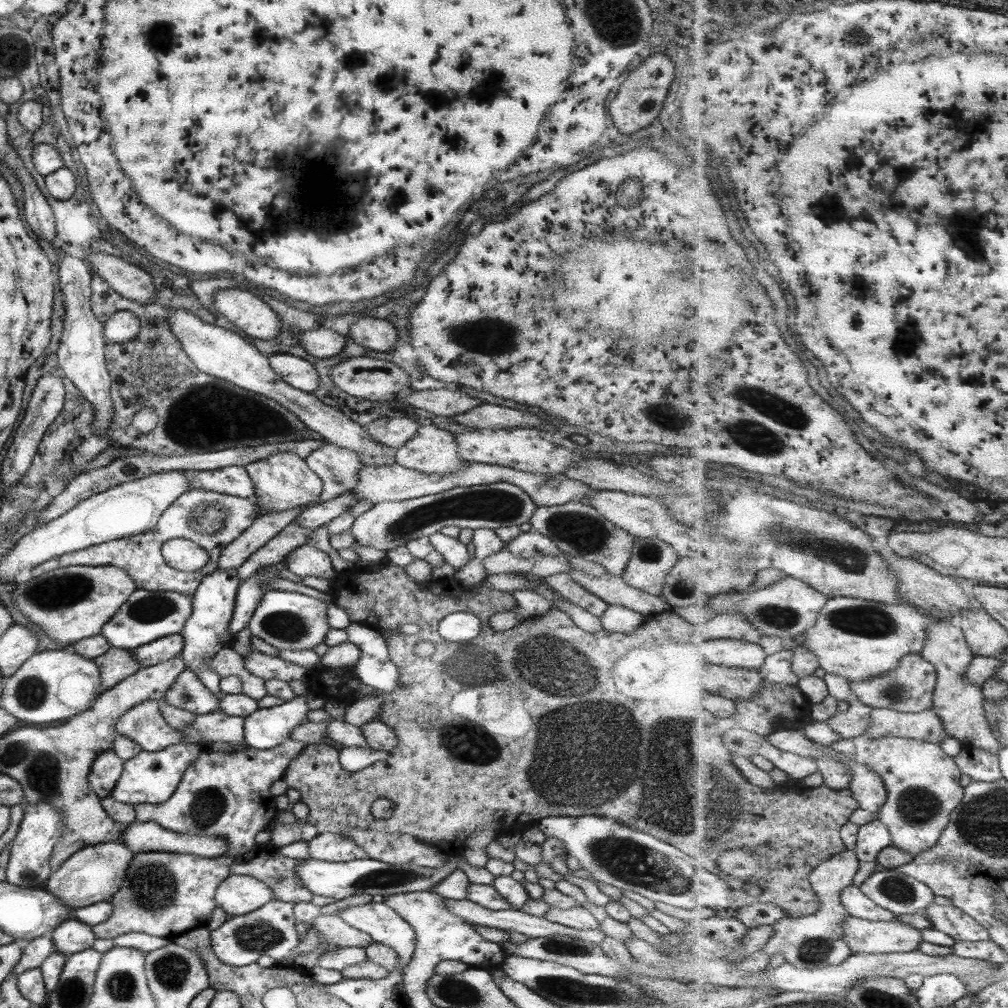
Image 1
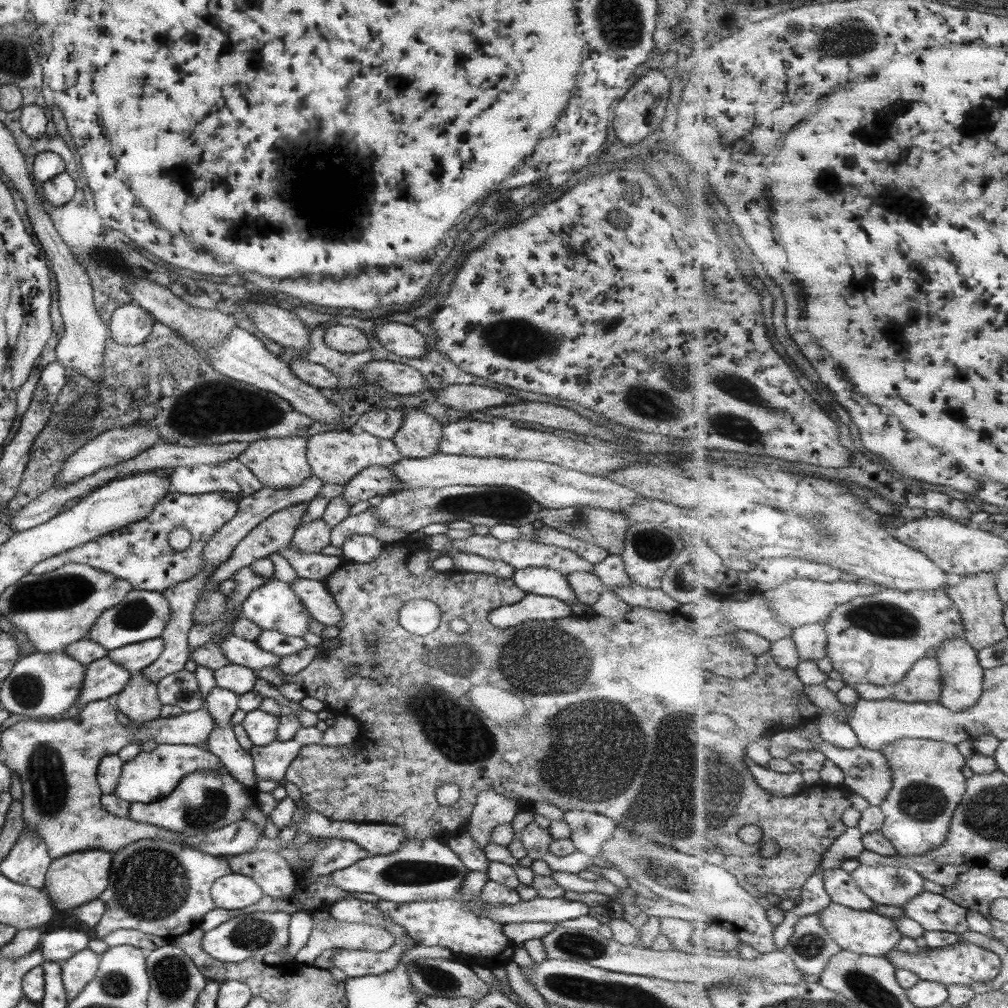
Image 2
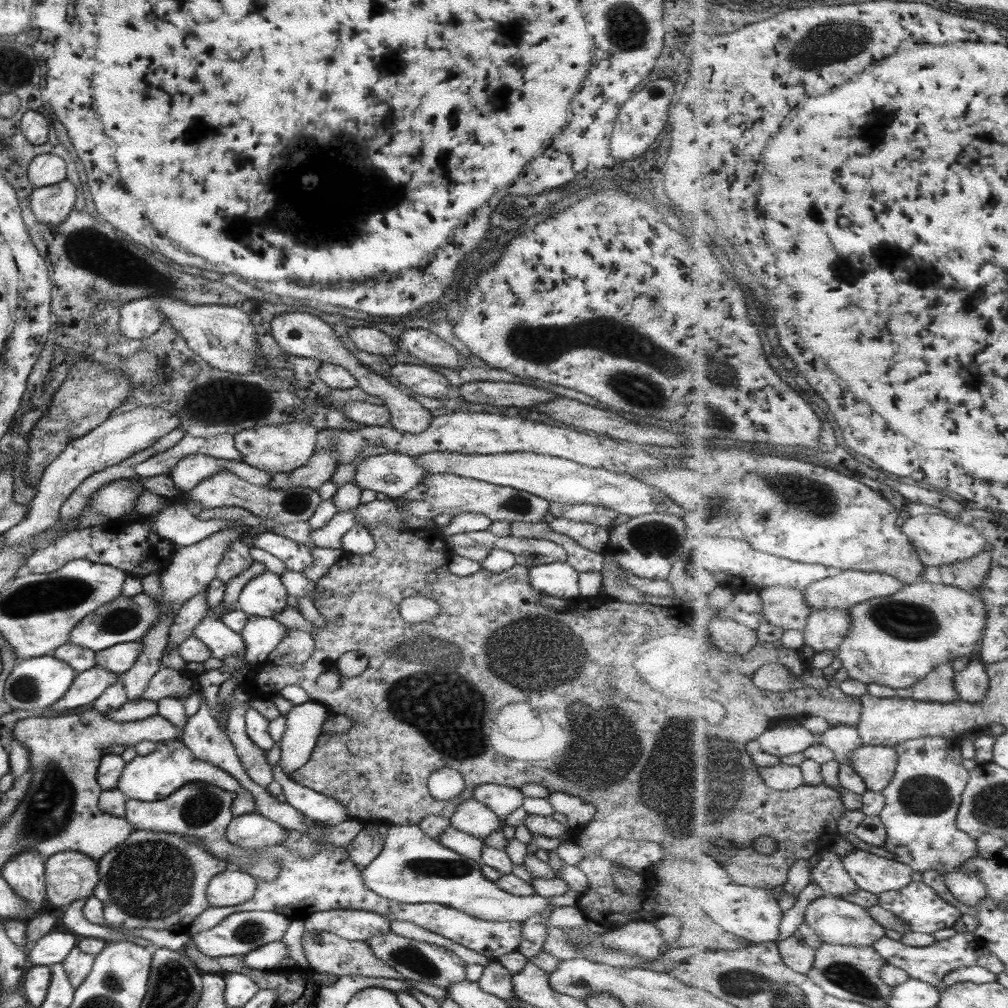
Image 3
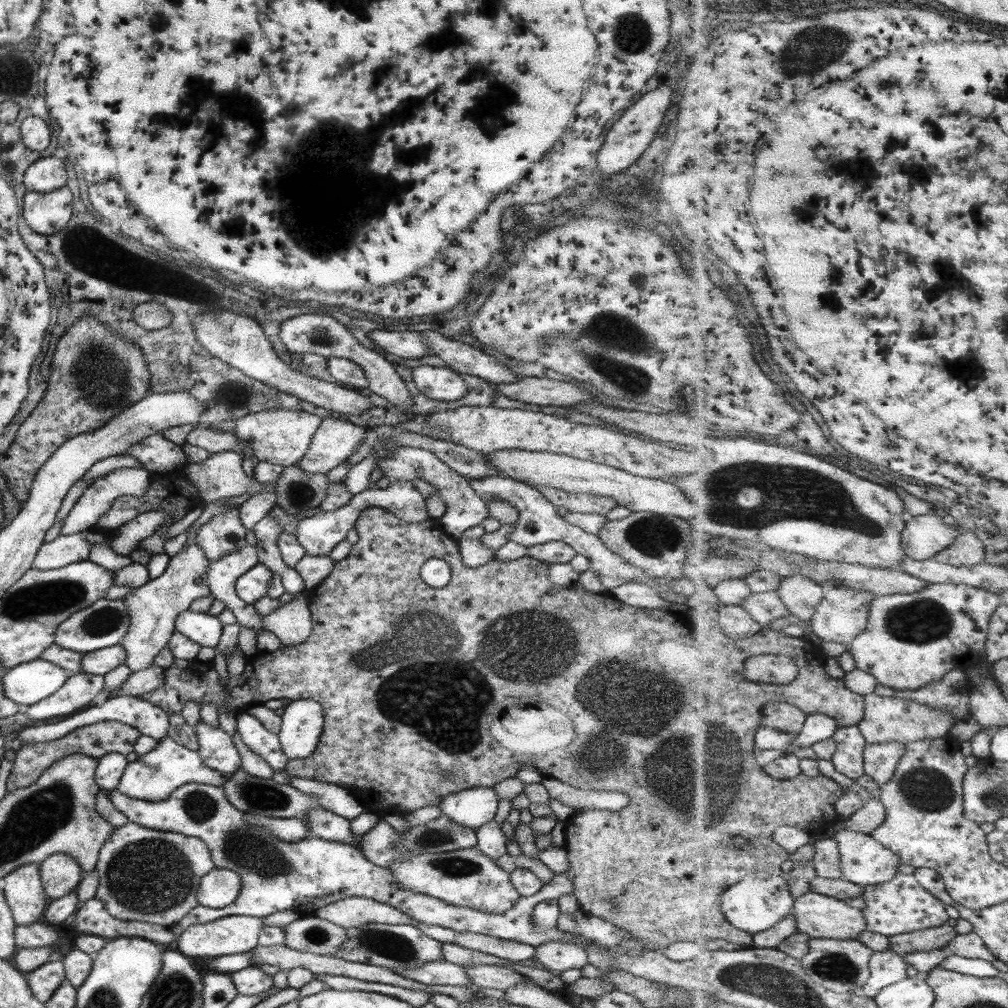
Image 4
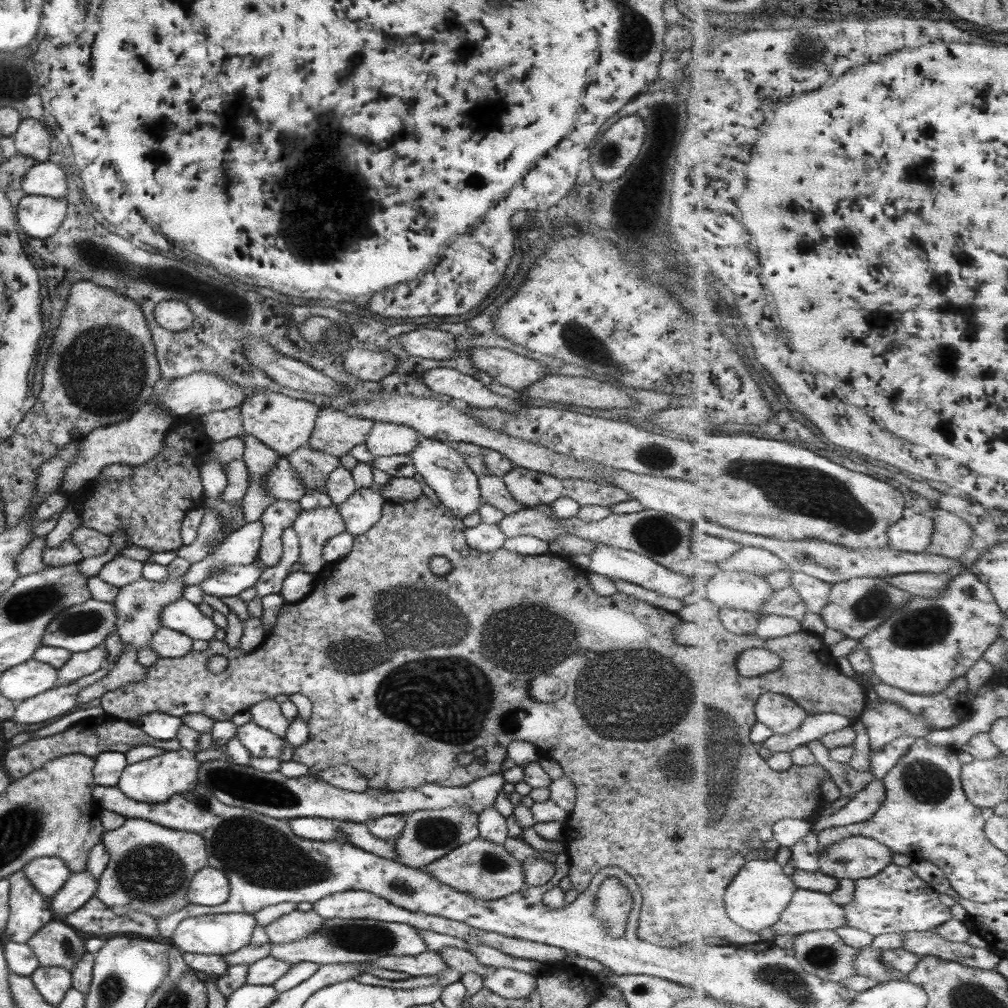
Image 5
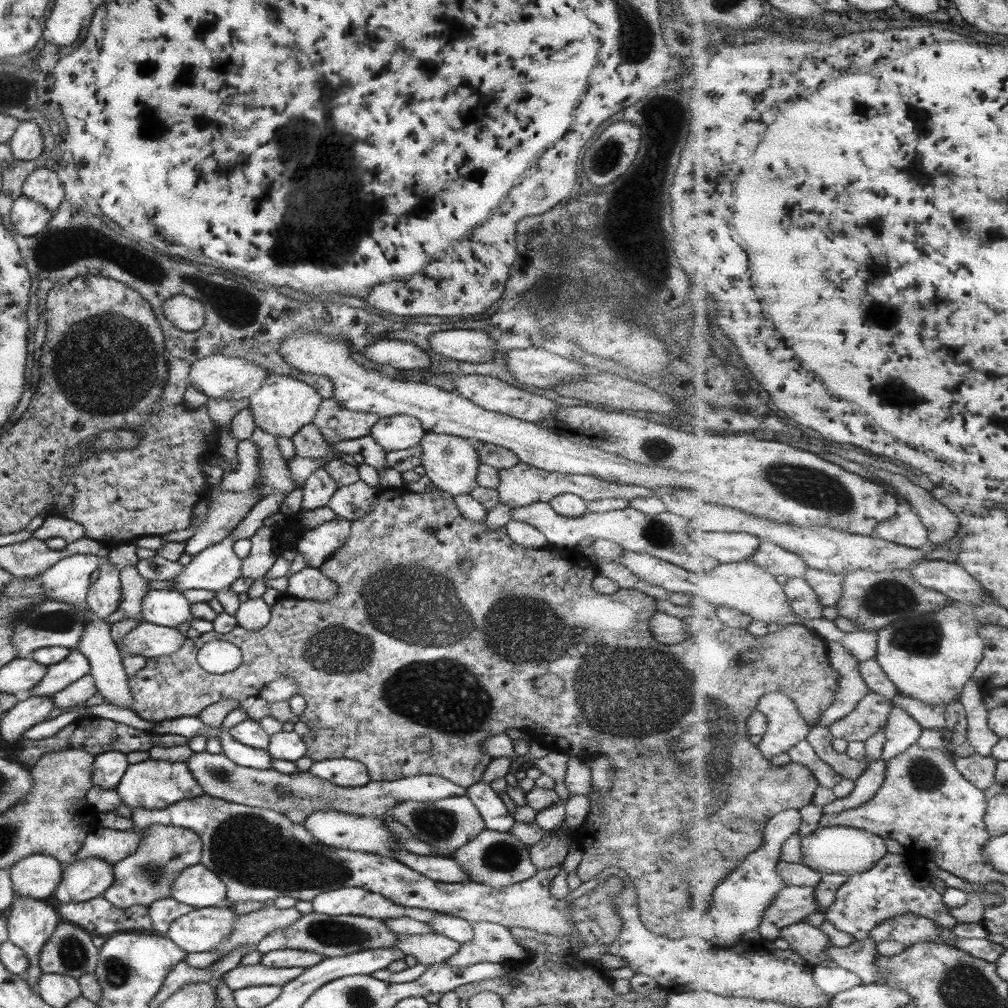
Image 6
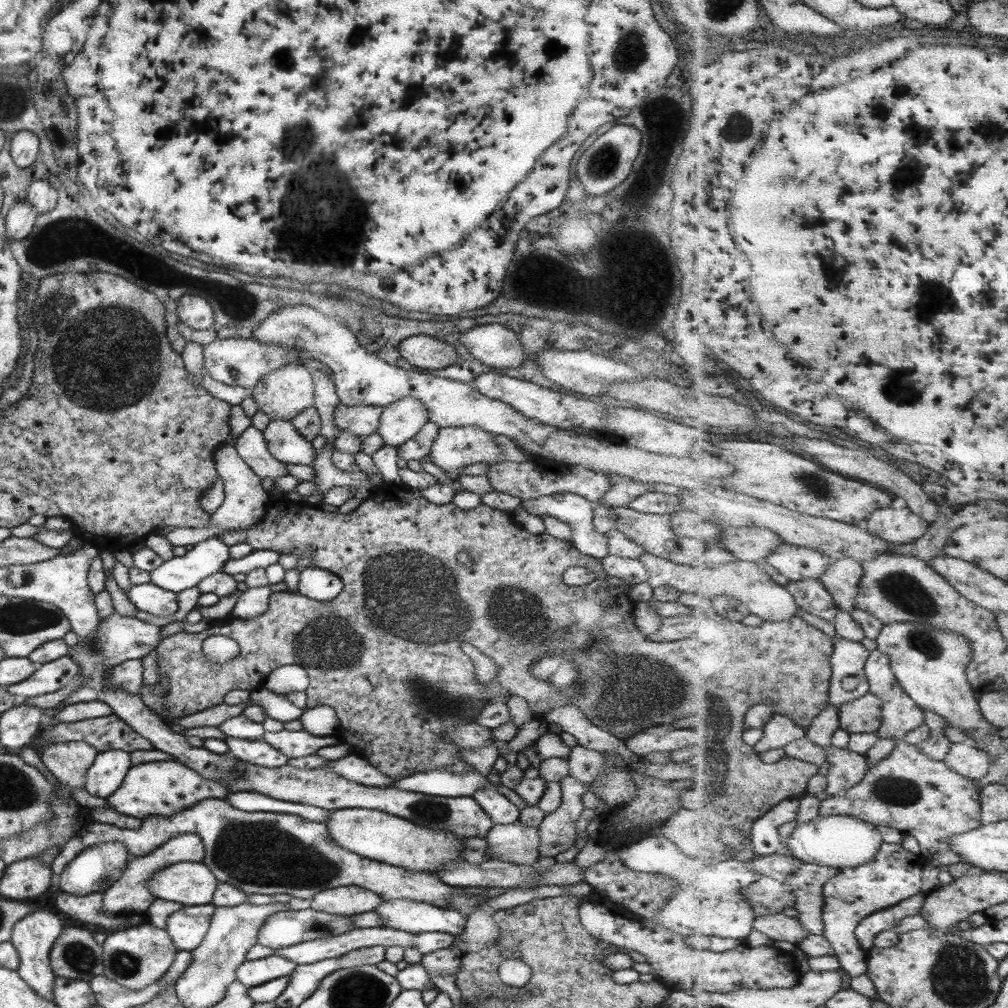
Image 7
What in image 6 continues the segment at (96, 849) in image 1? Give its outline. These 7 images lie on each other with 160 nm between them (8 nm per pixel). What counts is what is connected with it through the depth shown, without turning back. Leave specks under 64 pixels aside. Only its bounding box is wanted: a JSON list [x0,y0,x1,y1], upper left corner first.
[8,854,63,898]

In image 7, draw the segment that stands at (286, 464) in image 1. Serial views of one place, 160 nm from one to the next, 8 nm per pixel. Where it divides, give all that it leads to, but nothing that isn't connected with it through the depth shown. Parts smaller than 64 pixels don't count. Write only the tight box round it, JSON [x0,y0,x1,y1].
[251,363,314,421]

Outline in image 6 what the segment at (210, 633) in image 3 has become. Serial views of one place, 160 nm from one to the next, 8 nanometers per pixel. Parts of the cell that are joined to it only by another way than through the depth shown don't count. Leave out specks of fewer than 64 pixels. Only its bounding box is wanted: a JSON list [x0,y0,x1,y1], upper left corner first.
[141,589,212,635]

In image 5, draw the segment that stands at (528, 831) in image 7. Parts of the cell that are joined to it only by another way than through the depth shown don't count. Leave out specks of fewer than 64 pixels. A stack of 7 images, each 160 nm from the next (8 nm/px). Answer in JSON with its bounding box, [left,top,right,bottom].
[424,837,525,901]

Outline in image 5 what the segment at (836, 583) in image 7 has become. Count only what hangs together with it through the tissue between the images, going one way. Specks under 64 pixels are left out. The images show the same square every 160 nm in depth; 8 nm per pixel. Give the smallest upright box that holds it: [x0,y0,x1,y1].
[792,572,832,614]

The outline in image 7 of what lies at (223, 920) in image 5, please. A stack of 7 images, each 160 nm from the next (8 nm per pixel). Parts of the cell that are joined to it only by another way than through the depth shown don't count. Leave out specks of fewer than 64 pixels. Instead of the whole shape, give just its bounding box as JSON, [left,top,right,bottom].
[165,904,215,952]

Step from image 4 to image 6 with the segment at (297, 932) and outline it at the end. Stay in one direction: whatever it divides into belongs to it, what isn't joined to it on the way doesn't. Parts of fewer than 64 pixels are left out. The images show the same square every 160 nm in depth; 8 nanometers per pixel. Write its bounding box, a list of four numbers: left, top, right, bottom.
[211,903,301,958]

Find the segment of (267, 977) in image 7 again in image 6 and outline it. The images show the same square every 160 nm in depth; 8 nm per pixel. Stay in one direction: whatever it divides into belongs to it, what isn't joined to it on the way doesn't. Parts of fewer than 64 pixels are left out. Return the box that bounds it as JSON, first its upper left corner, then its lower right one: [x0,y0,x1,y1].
[225,963,306,990]

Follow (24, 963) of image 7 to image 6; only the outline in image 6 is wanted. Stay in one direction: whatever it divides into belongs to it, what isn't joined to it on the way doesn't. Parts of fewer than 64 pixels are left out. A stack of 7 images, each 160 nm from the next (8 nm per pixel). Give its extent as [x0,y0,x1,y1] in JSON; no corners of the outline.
[6,896,60,988]

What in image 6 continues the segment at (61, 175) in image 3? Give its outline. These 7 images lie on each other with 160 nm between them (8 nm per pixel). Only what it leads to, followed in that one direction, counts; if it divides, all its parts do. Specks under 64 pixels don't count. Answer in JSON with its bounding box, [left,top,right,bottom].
[20,168,64,211]

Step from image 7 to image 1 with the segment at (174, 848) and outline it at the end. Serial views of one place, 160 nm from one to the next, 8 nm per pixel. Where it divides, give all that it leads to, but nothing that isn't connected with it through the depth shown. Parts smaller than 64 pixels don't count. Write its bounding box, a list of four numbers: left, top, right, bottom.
[92,852,232,939]

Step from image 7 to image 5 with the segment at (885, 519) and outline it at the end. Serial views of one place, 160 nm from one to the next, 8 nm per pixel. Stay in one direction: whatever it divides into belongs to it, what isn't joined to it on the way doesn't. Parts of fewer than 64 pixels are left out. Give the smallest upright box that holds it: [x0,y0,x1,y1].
[888,513,936,552]

